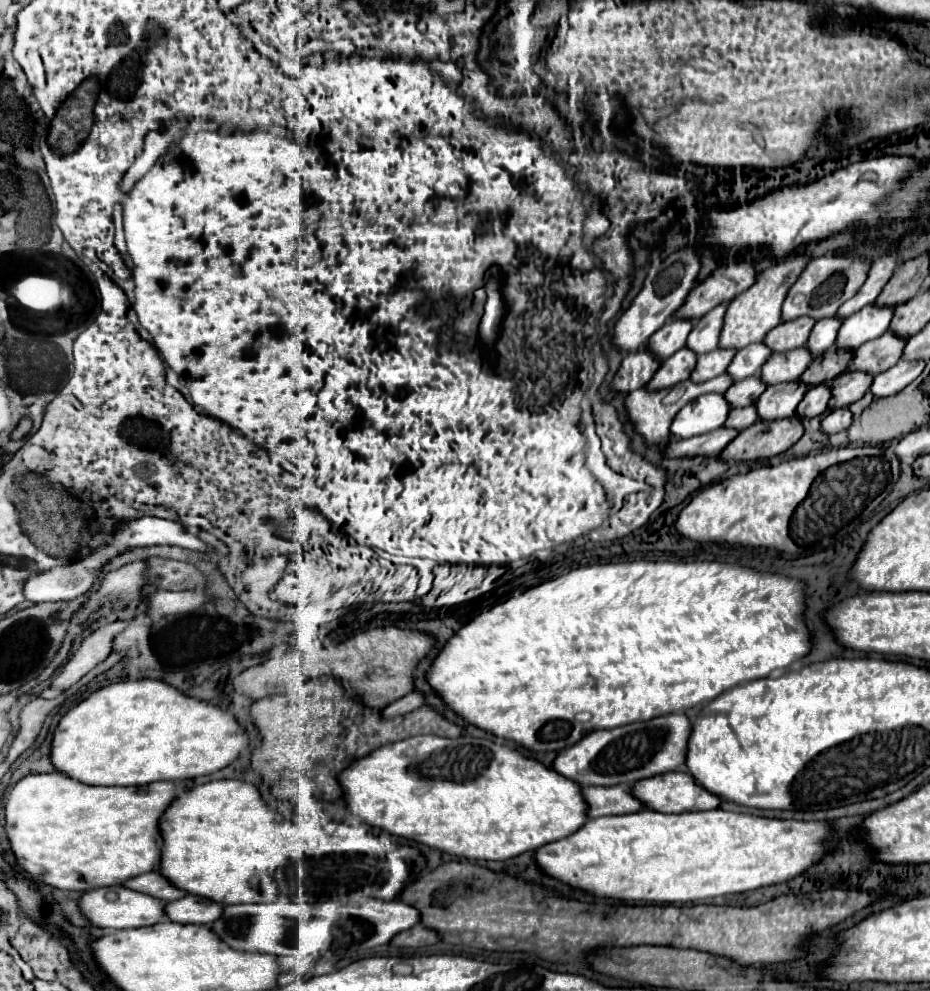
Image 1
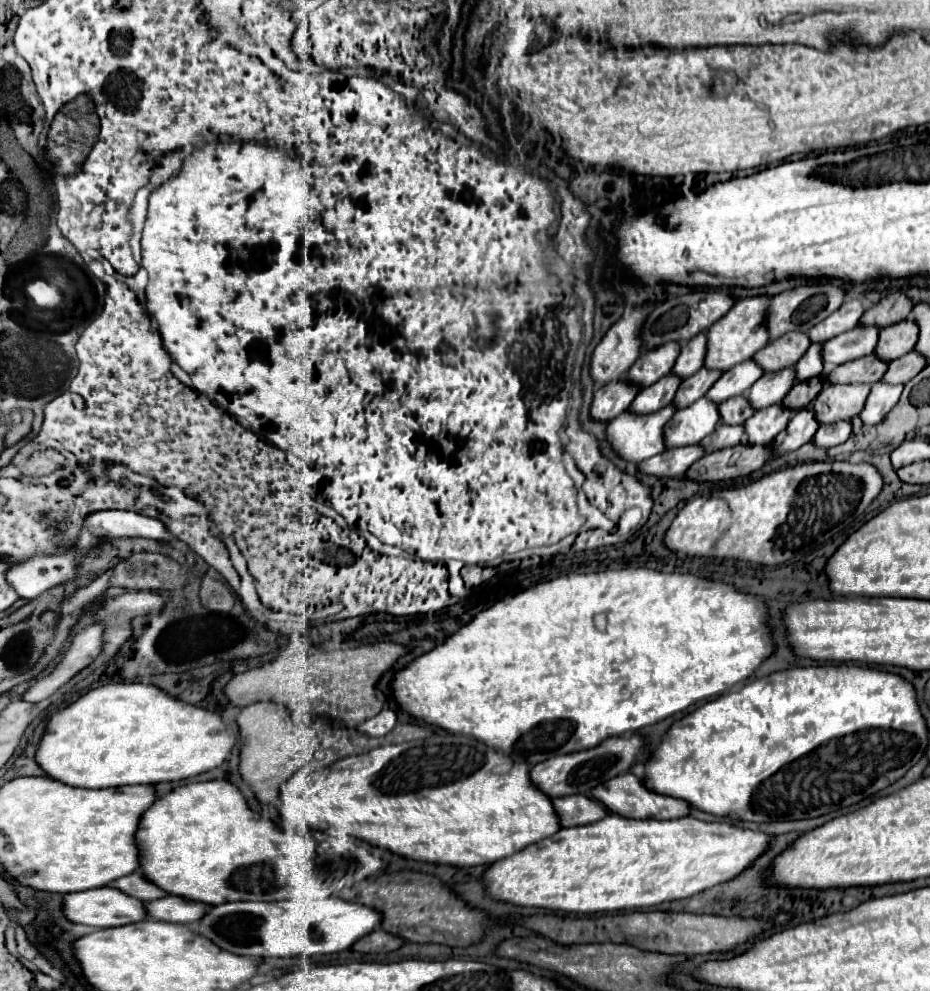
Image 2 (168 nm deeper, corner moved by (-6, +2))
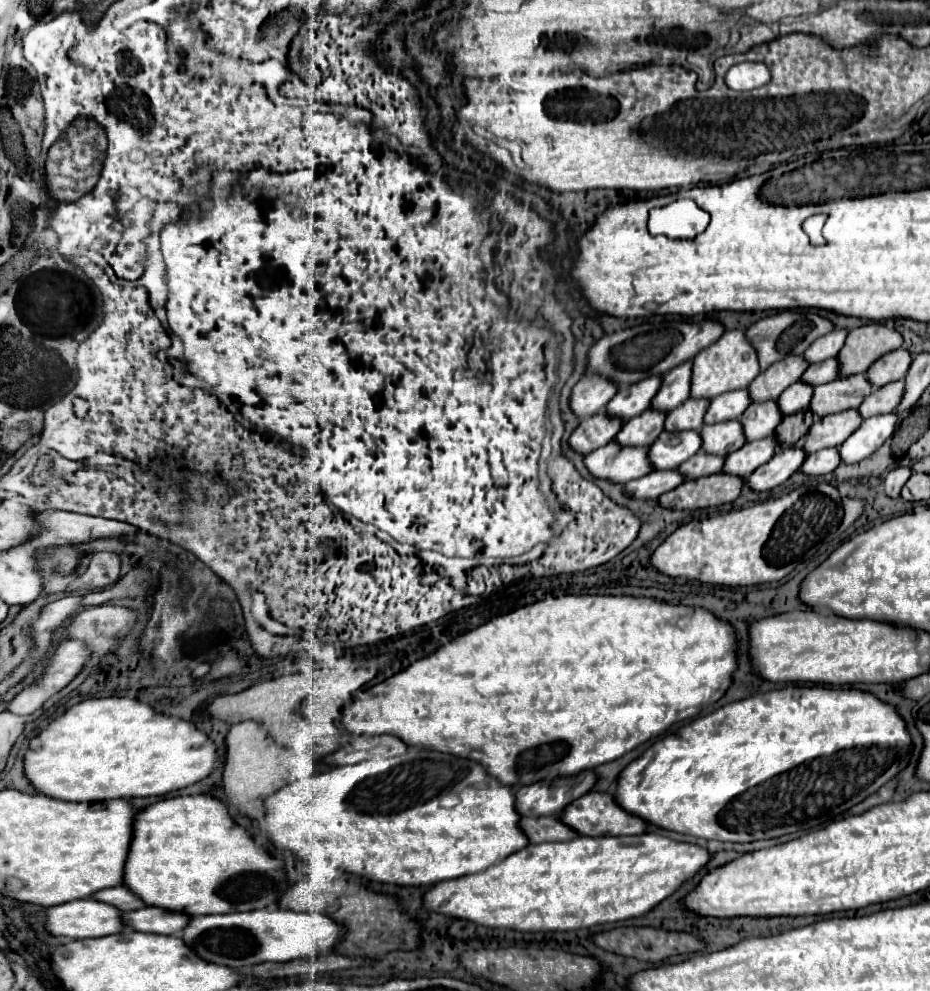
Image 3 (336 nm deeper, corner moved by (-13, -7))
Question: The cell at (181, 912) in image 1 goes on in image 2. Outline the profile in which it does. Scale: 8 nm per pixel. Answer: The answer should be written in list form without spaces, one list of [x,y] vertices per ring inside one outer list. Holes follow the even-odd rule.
[[[165,896],[163,900],[153,900],[147,904],[147,918],[155,918],[161,922],[187,924],[199,920],[205,914],[205,906],[201,902],[193,902],[181,896]]]

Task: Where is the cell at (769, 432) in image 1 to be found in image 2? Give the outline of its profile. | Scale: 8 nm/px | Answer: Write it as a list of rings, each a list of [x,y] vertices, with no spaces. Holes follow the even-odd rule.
[[[737,444],[733,448],[707,452],[707,456],[699,458],[685,476],[695,482],[721,482],[733,480],[739,476],[749,476],[751,472],[759,470],[771,452],[769,446],[749,446]]]

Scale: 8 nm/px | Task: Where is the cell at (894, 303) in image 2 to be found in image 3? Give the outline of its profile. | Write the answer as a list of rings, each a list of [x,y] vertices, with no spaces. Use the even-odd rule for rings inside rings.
[[[870,323],[850,331],[842,353],[838,353],[842,375],[866,373],[868,367],[888,351],[902,345],[902,335],[884,323]]]

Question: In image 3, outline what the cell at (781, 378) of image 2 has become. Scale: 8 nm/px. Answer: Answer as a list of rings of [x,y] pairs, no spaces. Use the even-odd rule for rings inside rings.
[[[776,401],[750,403],[750,407],[742,413],[742,427],[746,429],[746,441],[756,441],[758,437],[768,437],[774,433],[778,423],[782,421],[782,413]]]

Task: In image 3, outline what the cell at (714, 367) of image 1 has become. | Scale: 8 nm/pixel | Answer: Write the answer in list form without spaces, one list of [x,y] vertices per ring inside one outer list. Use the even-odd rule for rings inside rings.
[[[686,399],[680,407],[676,407],[666,417],[666,429],[670,431],[682,431],[682,429],[700,429],[704,413],[710,405],[710,399]]]

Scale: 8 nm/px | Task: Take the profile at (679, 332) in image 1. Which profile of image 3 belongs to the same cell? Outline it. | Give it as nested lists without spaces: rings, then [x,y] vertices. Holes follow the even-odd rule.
[[[654,375],[654,377],[646,377],[642,379],[642,383],[634,383],[634,385],[626,385],[622,387],[610,401],[608,405],[608,413],[622,419],[622,421],[628,421],[630,417],[646,411],[654,399],[654,395],[658,393],[660,389],[660,383],[662,383],[662,375]]]

